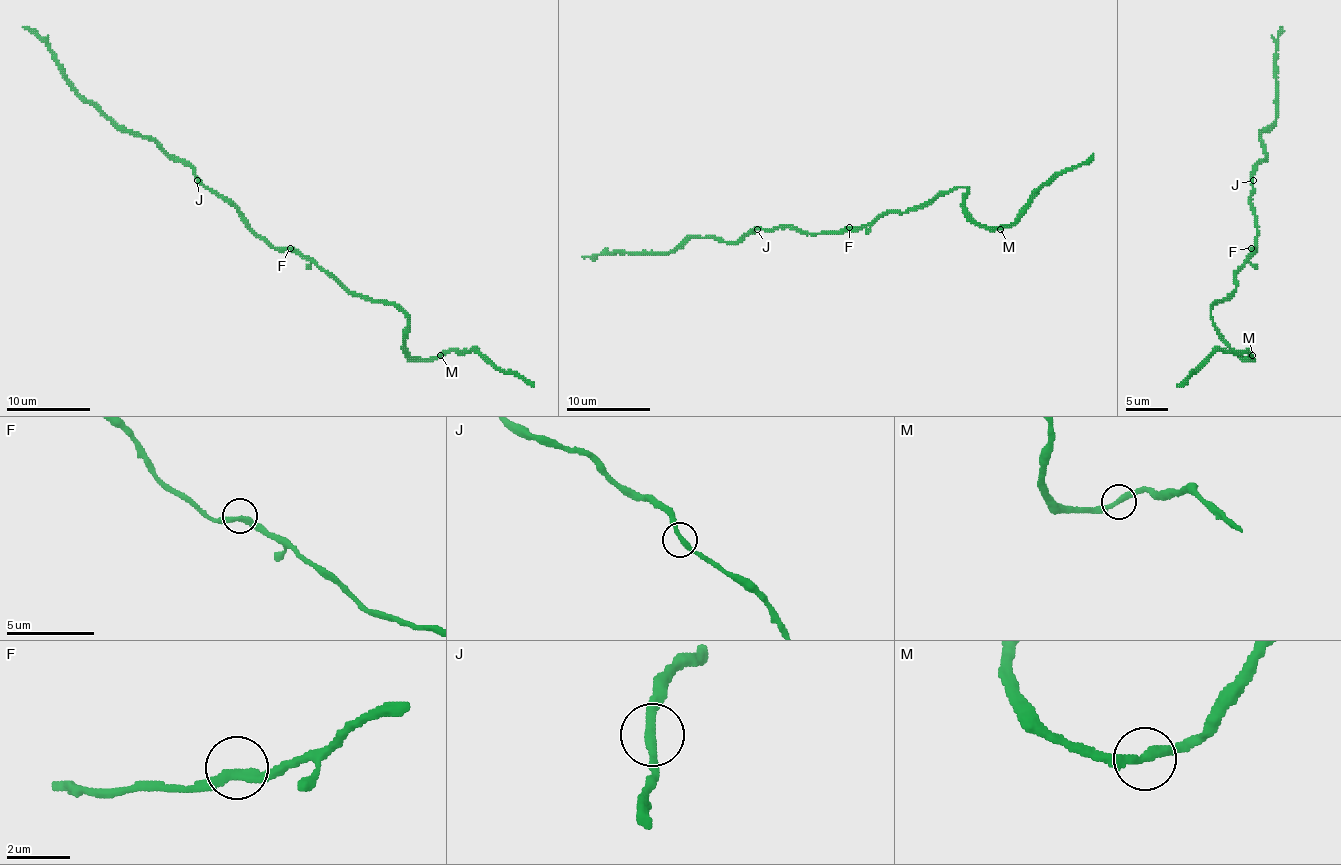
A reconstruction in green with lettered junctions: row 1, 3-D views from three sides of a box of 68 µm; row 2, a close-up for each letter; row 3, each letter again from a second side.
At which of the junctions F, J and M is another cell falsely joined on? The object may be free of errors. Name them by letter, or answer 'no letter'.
no letter

